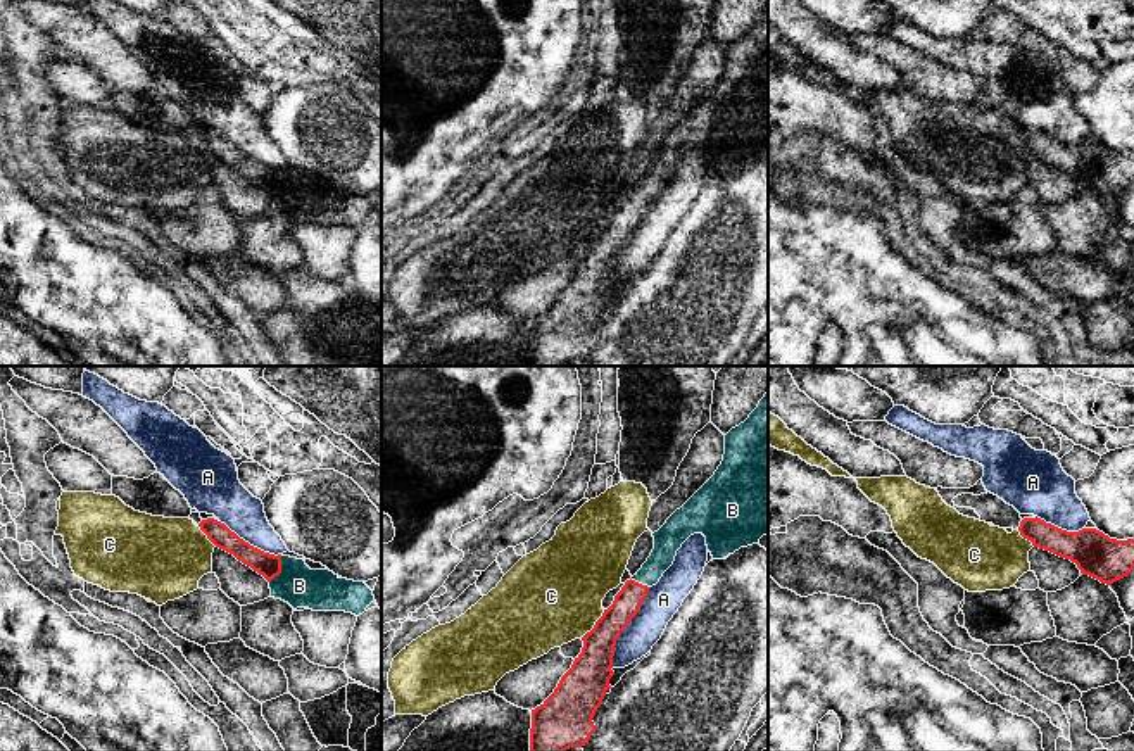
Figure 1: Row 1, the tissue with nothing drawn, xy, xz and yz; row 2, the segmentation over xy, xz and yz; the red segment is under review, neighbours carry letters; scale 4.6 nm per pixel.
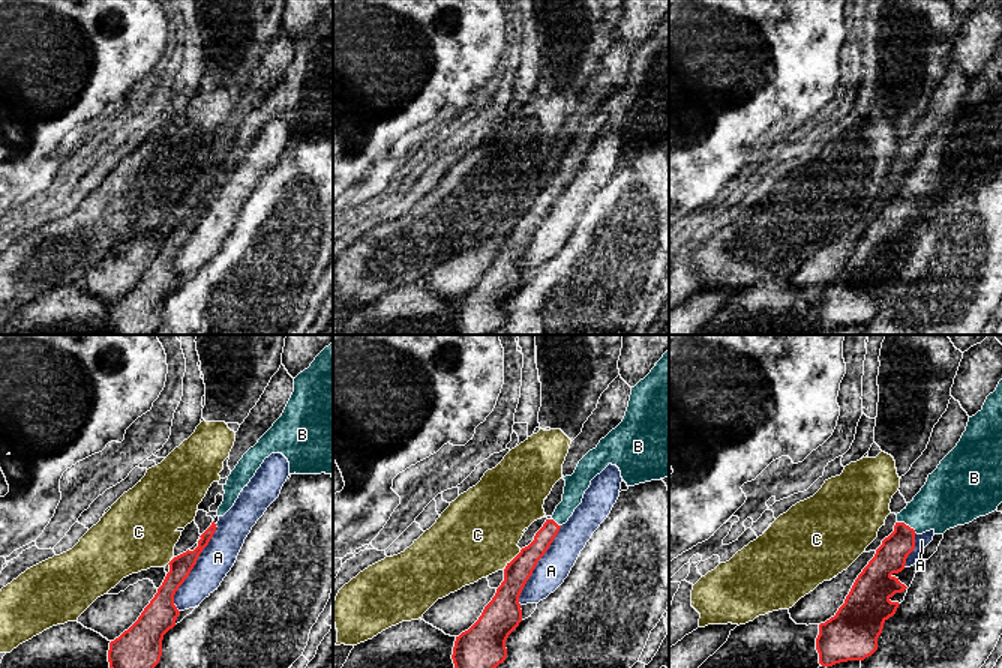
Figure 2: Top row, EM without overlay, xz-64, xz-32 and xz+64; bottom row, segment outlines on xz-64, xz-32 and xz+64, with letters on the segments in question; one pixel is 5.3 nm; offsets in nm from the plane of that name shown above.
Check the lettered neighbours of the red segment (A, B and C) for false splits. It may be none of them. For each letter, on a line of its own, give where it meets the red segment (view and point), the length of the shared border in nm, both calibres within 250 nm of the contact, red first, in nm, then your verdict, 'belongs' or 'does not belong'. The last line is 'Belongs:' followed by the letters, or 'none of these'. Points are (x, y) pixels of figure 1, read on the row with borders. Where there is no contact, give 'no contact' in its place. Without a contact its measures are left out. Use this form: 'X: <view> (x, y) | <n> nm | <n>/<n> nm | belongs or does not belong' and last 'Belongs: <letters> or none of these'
A: xz (625, 625) | 420 nm | 170/160 nm | does not belong
B: xy (280, 570) | 140 nm | 110/200 nm | belongs
C: xz (594, 625) | 180 nm | 190/460 nm | does not belong
Belongs: B

